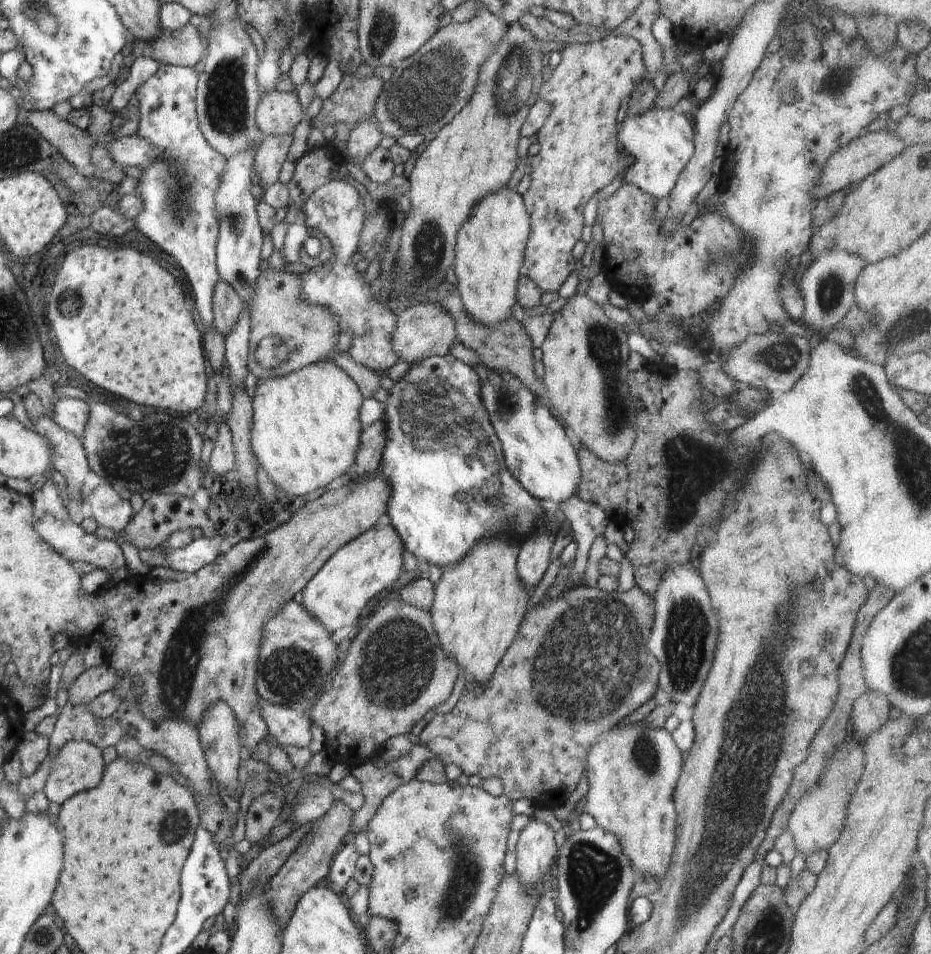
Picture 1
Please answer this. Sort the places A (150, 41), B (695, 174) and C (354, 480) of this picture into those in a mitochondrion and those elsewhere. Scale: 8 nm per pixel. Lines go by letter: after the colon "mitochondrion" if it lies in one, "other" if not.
A: other
B: other
C: other

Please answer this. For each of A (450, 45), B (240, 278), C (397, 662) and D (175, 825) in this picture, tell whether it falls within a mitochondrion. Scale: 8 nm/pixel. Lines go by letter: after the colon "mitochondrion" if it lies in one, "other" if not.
A: mitochondrion
B: other
C: mitochondrion
D: mitochondrion

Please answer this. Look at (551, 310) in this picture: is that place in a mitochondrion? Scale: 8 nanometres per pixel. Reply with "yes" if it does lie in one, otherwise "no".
no

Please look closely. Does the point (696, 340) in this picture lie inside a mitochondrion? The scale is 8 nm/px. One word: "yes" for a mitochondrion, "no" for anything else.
no

